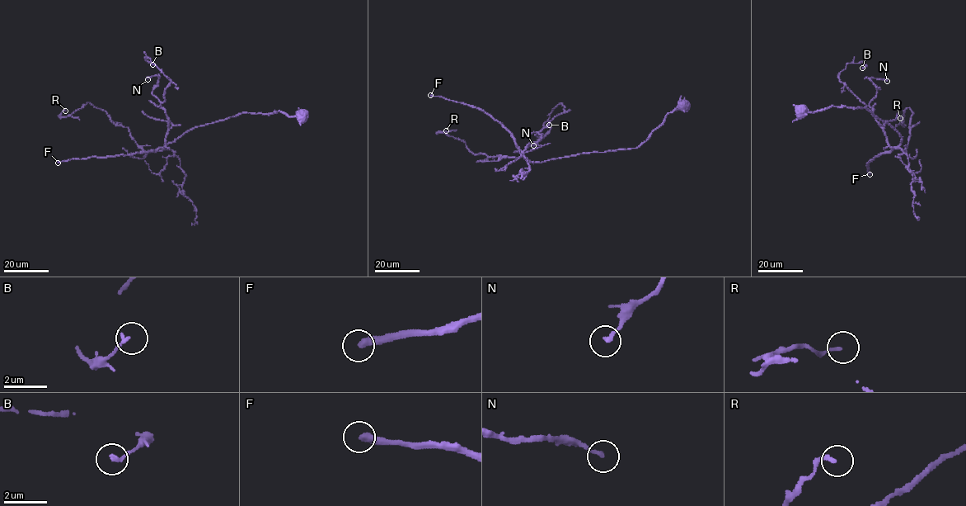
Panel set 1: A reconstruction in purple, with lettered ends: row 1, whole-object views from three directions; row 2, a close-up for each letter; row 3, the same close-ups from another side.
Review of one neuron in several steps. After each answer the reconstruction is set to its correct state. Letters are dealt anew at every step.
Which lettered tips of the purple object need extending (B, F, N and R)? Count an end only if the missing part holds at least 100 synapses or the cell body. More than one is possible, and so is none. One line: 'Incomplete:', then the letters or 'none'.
Incomplete: F

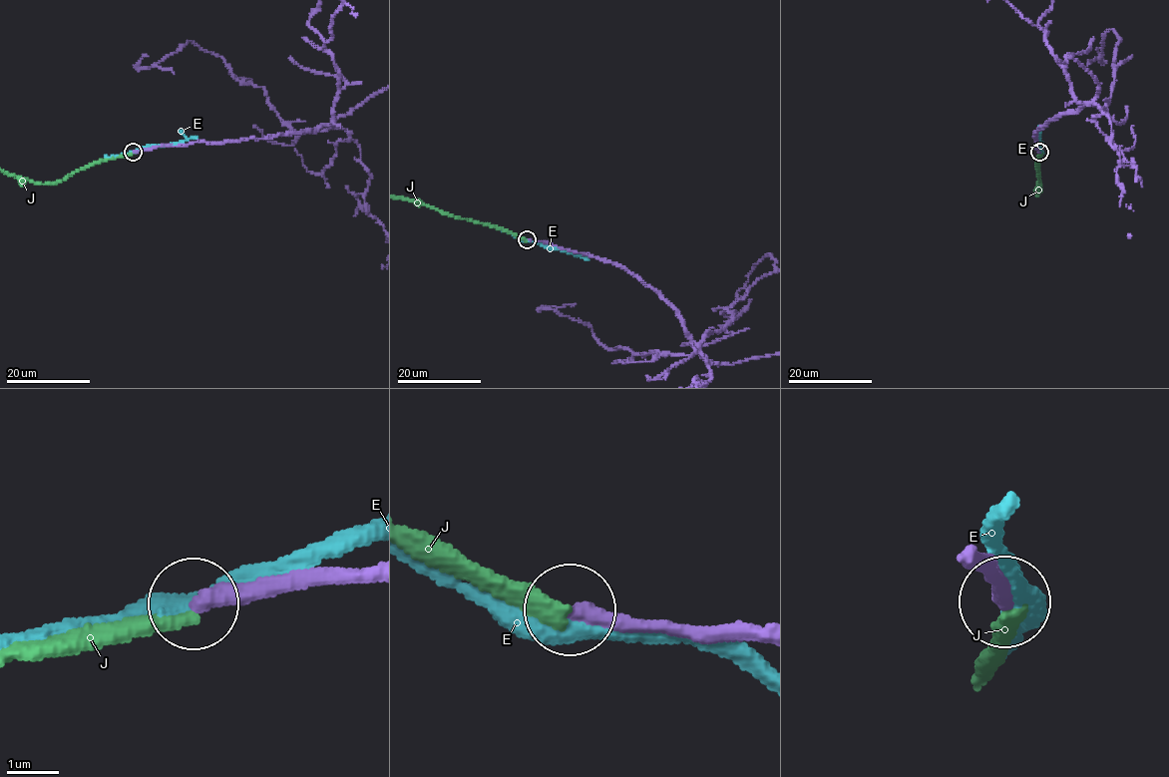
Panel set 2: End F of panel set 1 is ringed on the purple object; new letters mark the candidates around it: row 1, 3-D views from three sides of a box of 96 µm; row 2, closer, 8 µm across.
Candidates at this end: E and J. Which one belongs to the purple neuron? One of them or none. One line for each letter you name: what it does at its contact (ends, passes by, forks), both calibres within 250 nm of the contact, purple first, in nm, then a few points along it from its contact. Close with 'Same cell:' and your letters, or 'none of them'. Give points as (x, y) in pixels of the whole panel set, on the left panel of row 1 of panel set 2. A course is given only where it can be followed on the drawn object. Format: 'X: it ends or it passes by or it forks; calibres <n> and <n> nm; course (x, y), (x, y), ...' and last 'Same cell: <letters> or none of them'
Same cell: none of them

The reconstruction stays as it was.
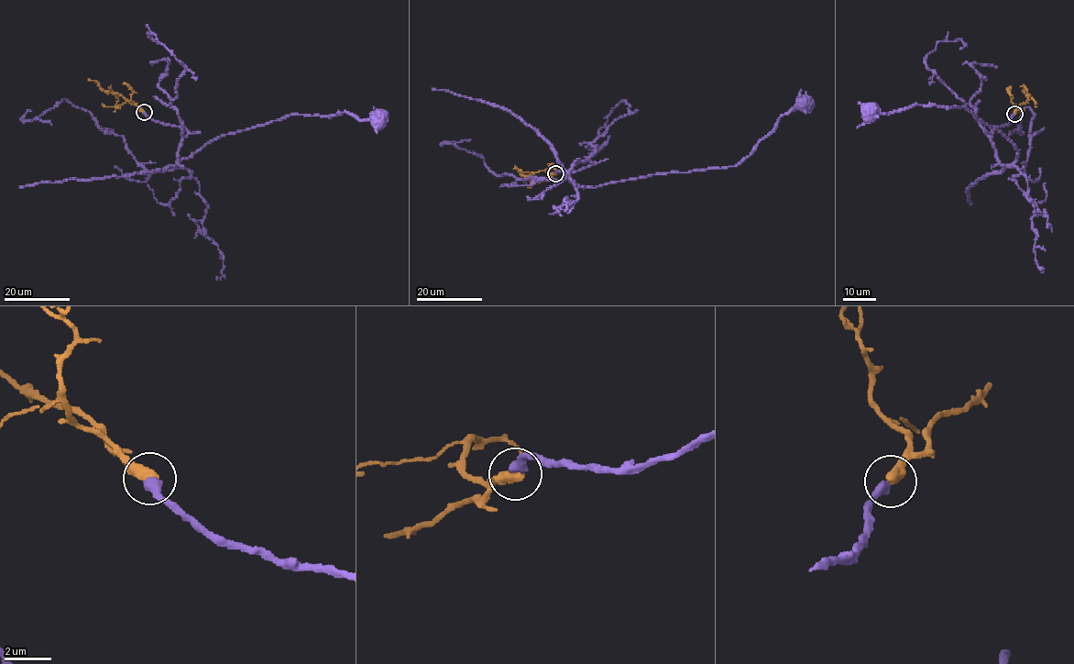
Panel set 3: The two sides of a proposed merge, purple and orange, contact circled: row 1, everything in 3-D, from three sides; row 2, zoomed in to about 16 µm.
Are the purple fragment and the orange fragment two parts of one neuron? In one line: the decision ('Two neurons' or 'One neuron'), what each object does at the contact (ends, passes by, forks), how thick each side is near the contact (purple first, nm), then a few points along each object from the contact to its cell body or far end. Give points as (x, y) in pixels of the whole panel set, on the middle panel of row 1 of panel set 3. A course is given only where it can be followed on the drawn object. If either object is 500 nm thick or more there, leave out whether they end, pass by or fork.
One neuron. Thickness 400 nm (purple) against 500 nm. Course of purple: (555, 173), (595, 163), (576, 162), (570, 175), (574, 183), (596, 187), (735, 166), (781, 116), (805, 103). Course of orange: (555, 173), (534, 182), (514, 166)

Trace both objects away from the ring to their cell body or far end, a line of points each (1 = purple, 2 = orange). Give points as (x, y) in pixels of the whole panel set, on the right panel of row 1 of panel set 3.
1: (1013, 113), (991, 133), (996, 159), (1011, 165), (1017, 158), (1013, 145), (964, 107), (869, 111)
2: (1013, 113), (1029, 97), (1024, 86), (1021, 87)

